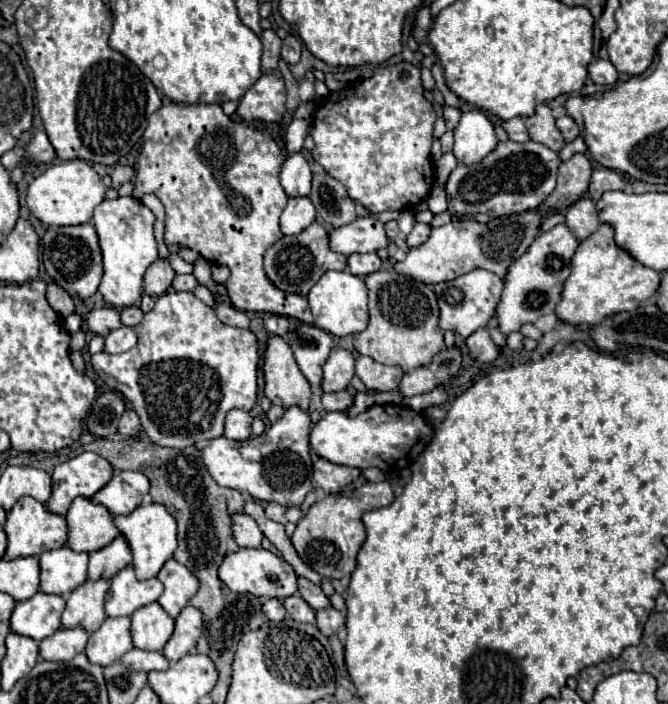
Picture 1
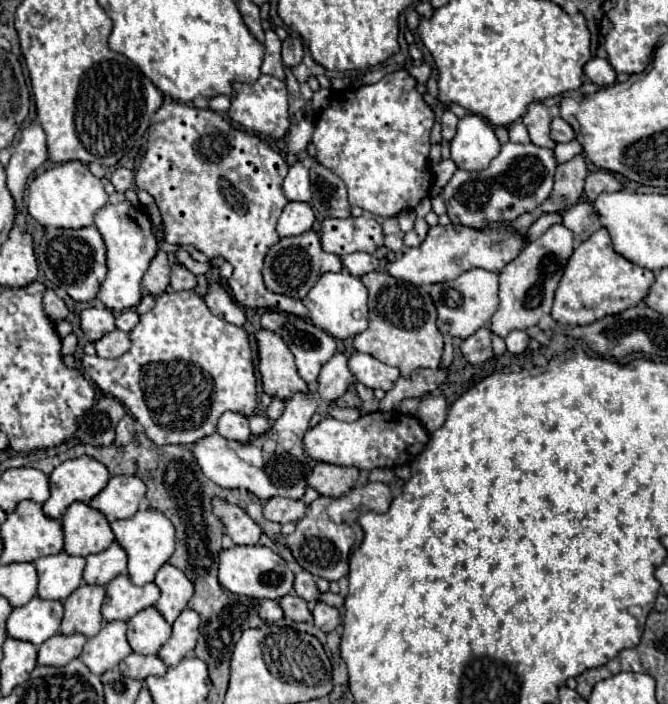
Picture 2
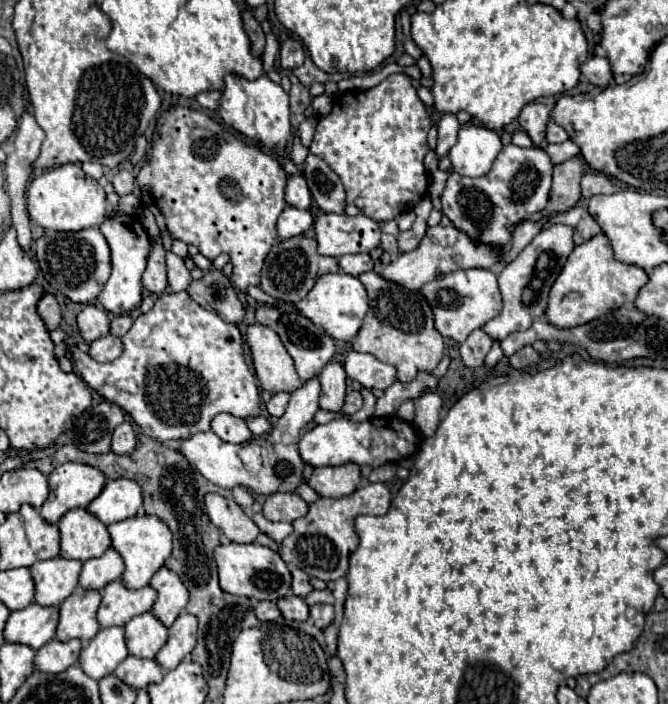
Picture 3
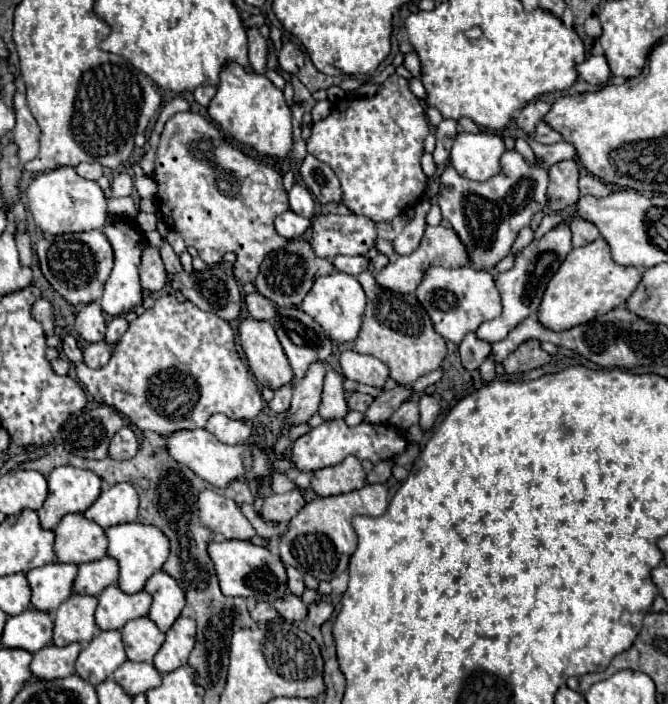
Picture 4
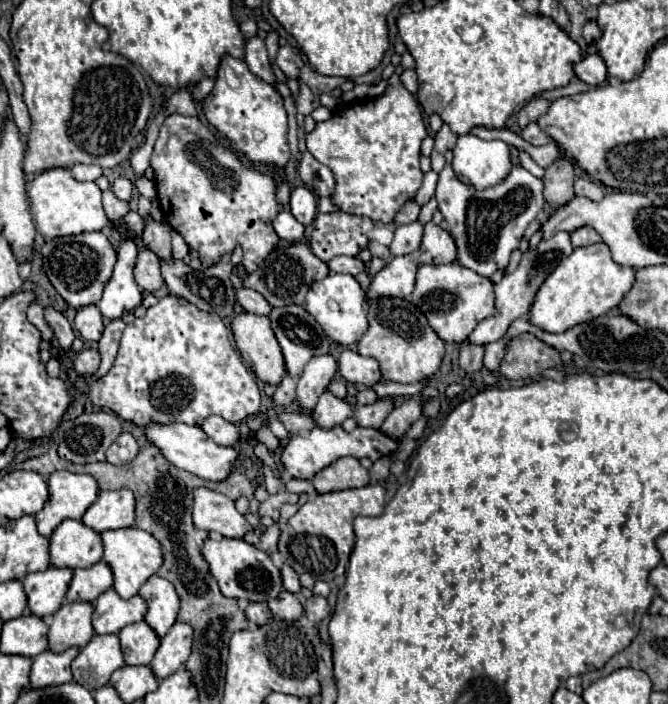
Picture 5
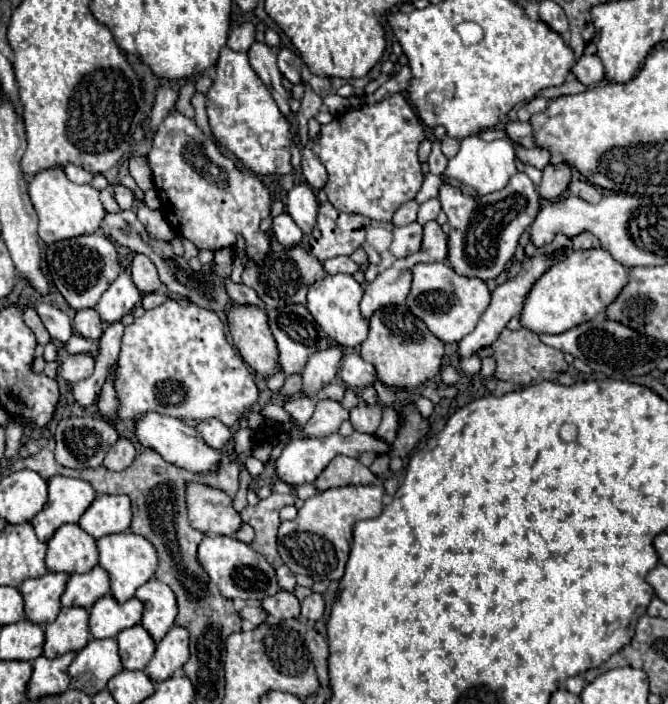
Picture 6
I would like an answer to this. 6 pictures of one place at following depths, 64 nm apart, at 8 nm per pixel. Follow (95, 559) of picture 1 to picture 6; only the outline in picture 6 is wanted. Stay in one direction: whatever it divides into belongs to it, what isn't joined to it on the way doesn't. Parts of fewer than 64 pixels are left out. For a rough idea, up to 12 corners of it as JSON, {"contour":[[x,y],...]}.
{"contour":[[94,566],[72,574],[62,606],[90,610],[110,592],[108,574]]}

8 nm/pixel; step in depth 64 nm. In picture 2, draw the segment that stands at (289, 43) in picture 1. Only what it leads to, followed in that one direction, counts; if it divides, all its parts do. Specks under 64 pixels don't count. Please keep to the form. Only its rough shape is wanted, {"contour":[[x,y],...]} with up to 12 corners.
{"contour":[[298,36],[282,42],[282,62],[294,68],[302,62],[304,46]]}

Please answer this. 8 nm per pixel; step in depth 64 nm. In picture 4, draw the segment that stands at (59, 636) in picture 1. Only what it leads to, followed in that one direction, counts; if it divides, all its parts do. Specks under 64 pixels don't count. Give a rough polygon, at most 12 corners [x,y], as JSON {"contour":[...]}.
{"contour":[[80,644],[46,646],[32,658],[32,676],[58,680],[74,672]]}

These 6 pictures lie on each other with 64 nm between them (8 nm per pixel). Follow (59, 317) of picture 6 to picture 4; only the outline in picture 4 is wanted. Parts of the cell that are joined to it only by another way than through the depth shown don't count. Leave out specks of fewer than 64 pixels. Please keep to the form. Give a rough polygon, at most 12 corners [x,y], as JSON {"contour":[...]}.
{"contour":[[174,294],[80,384],[140,430],[254,420],[262,396],[226,320]]}

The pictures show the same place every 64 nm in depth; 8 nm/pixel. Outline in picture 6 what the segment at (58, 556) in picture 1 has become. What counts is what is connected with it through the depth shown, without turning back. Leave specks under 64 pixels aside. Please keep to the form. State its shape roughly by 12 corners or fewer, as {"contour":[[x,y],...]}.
{"contour":[[46,572],[18,590],[26,618],[50,624],[68,574]]}

